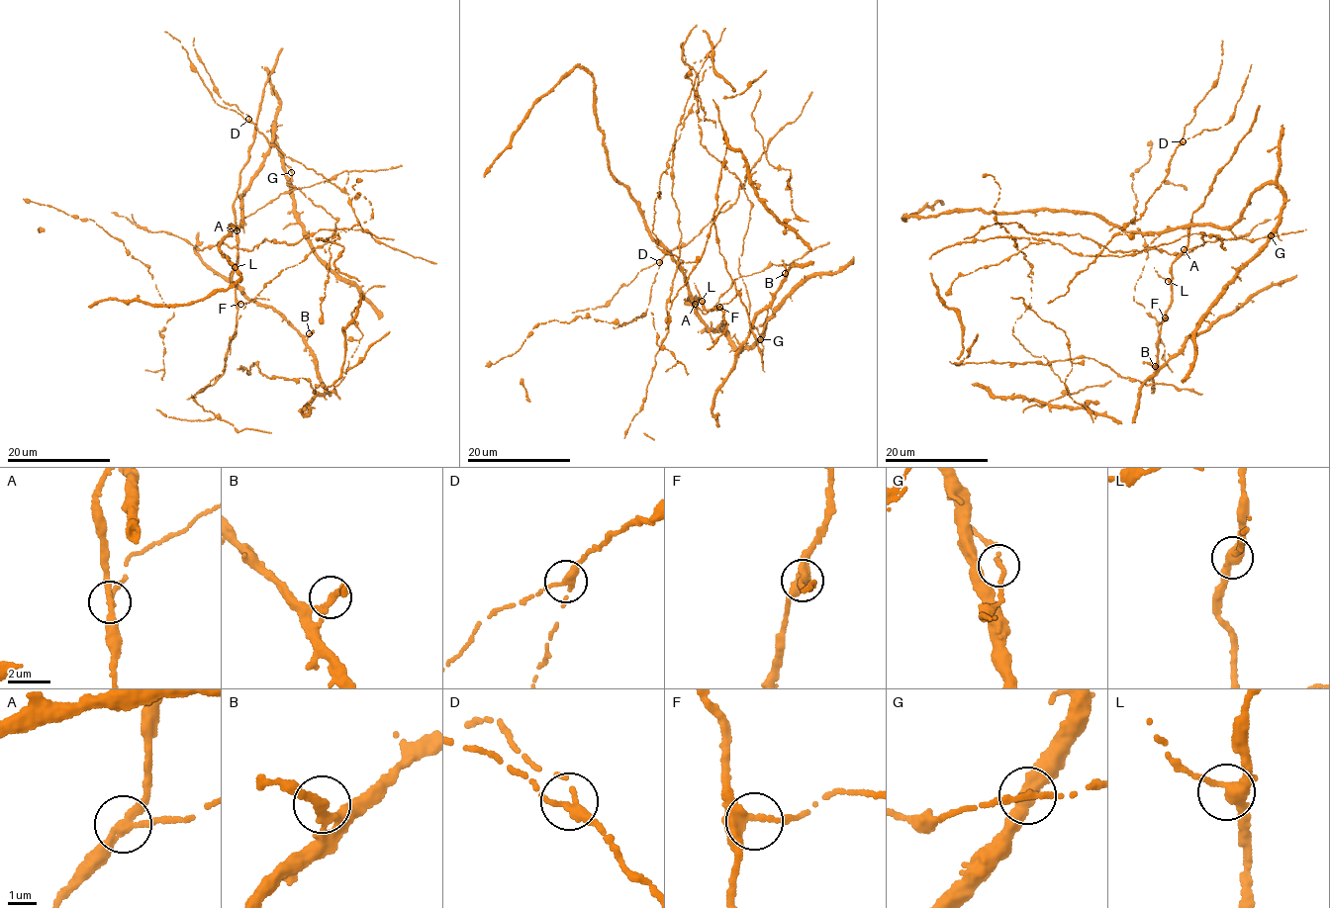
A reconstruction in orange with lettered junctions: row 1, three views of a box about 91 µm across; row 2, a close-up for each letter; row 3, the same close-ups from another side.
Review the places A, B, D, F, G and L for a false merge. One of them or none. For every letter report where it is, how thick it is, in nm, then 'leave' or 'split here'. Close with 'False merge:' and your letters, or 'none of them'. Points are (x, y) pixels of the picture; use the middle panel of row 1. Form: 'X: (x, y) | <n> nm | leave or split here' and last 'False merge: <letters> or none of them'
A: (695, 304) | 280 nm | leave
B: (785, 273) | 240 nm | leave
D: (659, 262) | 240 nm | leave
F: (719, 307) | 380 nm | leave
G: (760, 339) | 170 nm | leave
L: (702, 301) | 380 nm | leave
False merge: none of them

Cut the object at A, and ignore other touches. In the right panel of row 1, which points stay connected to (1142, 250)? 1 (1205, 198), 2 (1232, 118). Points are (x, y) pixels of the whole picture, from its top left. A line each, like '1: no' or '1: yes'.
1: no
2: yes

